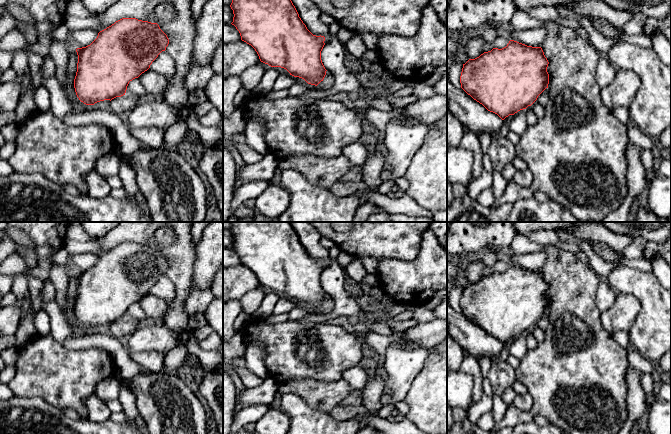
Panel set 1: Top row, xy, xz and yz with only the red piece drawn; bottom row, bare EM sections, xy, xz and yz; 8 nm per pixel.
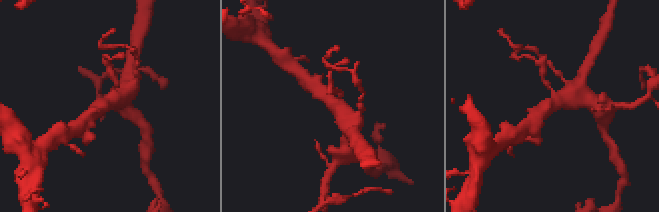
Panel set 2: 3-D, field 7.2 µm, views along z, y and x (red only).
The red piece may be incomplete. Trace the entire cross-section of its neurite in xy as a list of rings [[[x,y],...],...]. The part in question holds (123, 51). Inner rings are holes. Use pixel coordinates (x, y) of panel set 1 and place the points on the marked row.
[[[122,18],[100,31],[88,46],[77,48],[74,88],[86,105],[125,95],[130,81],[150,68],[169,44],[157,23]]]

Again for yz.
[[[510,40],[502,49],[493,48],[463,64],[461,88],[488,111],[502,120],[531,106],[548,88],[548,60],[541,47],[532,47]]]

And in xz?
[[[232,0],[230,7],[234,14],[231,24],[239,31],[241,40],[255,49],[261,62],[284,68],[290,75],[302,78],[311,85],[317,86],[323,81],[327,71],[321,60],[325,37],[313,35],[307,29],[291,0]]]

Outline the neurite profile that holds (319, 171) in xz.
[[[293,155],[279,161],[283,170],[300,172],[311,184],[325,189],[351,171],[353,166],[343,155],[335,158],[322,158],[312,155]]]

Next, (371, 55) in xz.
[[[367,50],[359,60],[370,61],[371,63],[379,61],[378,50]]]

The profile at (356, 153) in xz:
[[[359,141],[347,145],[342,150],[342,155],[348,159],[353,166],[362,166],[367,159],[365,144]]]

